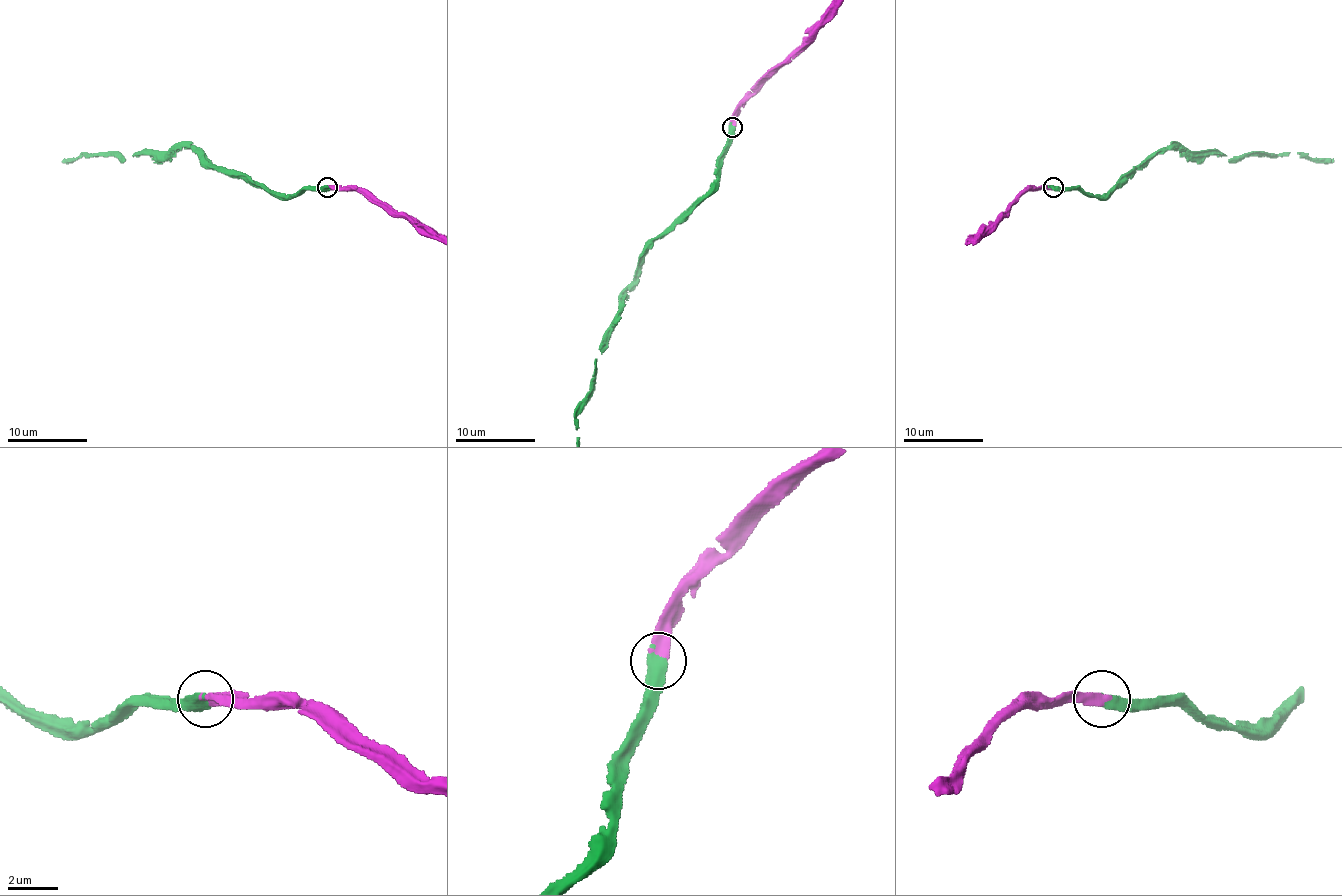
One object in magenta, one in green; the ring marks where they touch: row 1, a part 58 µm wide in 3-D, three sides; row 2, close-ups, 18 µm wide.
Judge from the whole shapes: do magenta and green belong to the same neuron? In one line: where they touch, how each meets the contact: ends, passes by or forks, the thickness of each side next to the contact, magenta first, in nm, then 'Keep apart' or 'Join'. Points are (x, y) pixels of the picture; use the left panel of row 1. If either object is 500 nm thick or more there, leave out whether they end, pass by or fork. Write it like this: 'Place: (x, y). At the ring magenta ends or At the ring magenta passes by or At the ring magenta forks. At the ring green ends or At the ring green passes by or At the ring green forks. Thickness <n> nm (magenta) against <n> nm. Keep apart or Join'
Place: (327, 187). Thickness 400 nm (magenta) against 500 nm. Join

